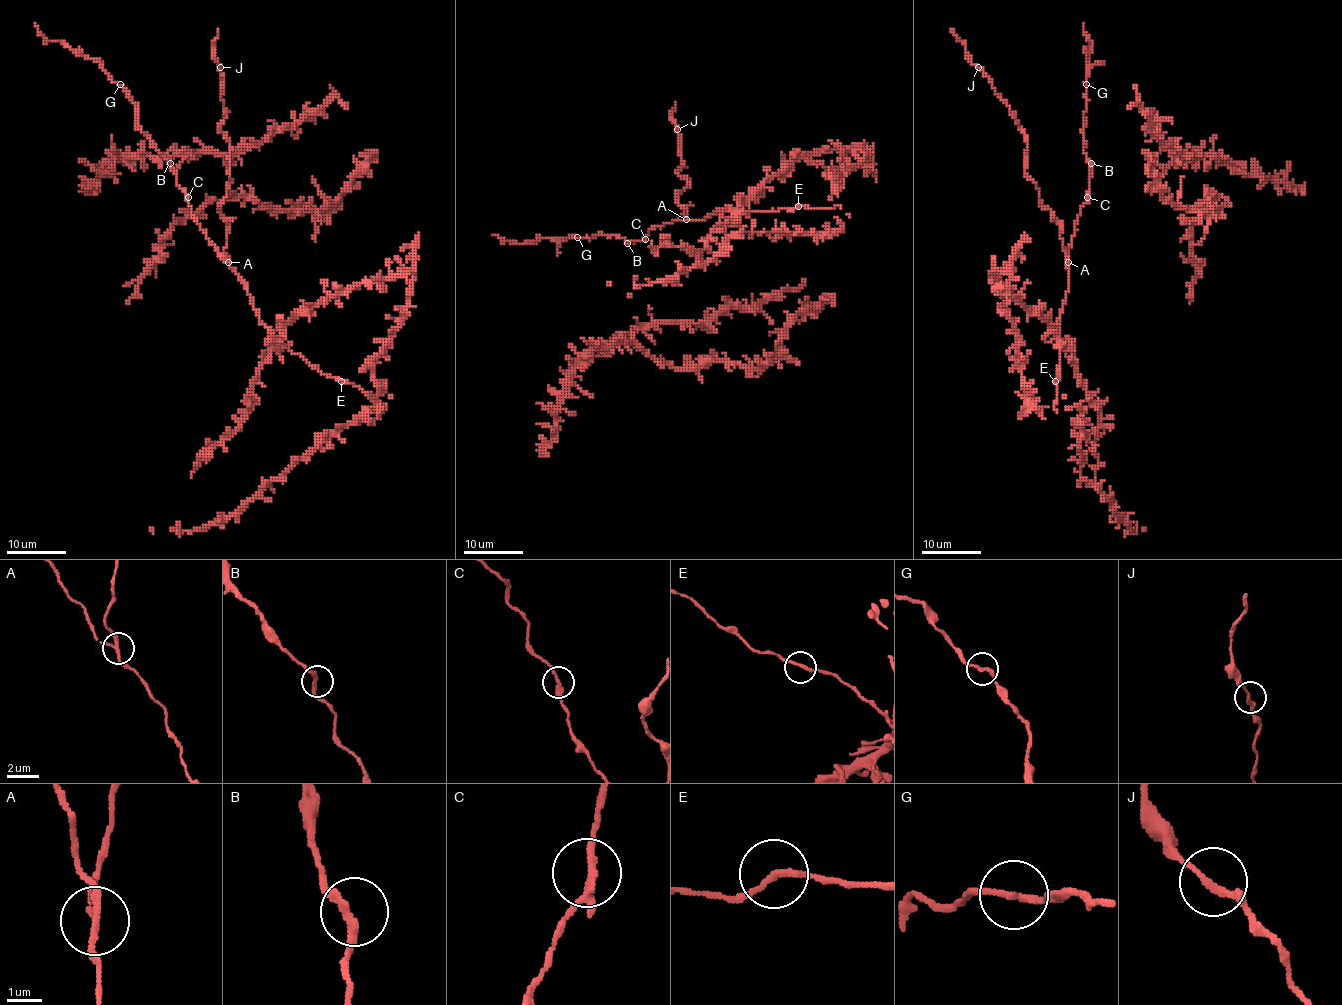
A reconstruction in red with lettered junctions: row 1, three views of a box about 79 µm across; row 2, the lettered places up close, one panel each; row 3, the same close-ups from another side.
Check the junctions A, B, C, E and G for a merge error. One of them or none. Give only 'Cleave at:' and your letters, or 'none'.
Cleave at: A

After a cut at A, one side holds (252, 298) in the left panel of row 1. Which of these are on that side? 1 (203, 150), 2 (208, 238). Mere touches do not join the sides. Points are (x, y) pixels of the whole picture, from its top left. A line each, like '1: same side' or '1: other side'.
1: same side
2: same side

